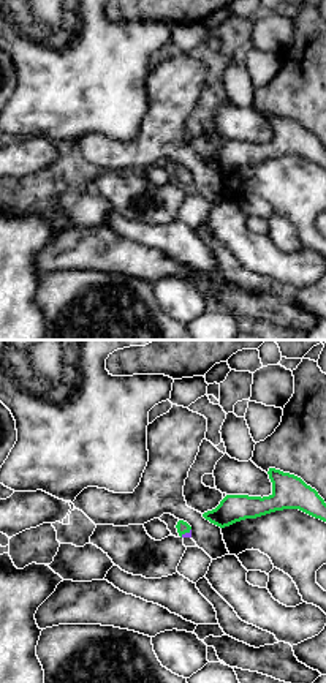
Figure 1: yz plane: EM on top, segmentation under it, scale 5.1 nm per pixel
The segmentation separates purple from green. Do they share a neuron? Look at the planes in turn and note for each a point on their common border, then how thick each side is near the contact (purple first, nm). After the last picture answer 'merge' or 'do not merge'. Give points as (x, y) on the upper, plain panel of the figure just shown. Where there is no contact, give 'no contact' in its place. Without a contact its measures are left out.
meets purple at (185, 179); 30 nm thick on the purple side, 70 nm on the other

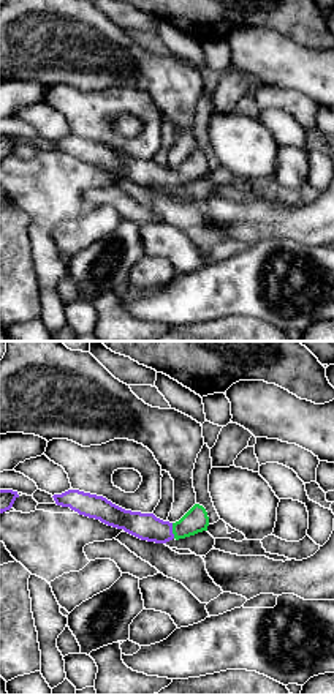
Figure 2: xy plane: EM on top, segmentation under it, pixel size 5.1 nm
meets purple at (171, 177); 140 nm thick on the purple side, 120 nm on the other

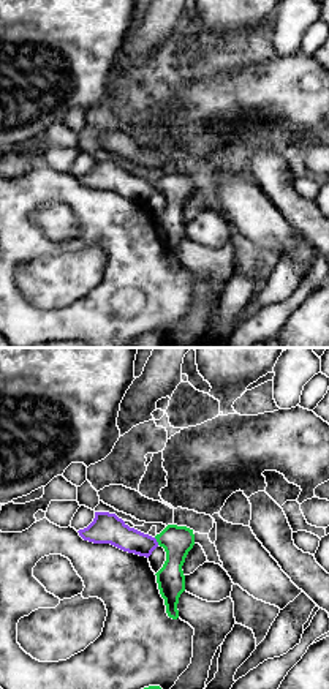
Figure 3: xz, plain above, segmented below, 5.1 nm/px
meets purple at (155, 187); 160 nm thick on the purple side, 160 nm on the other

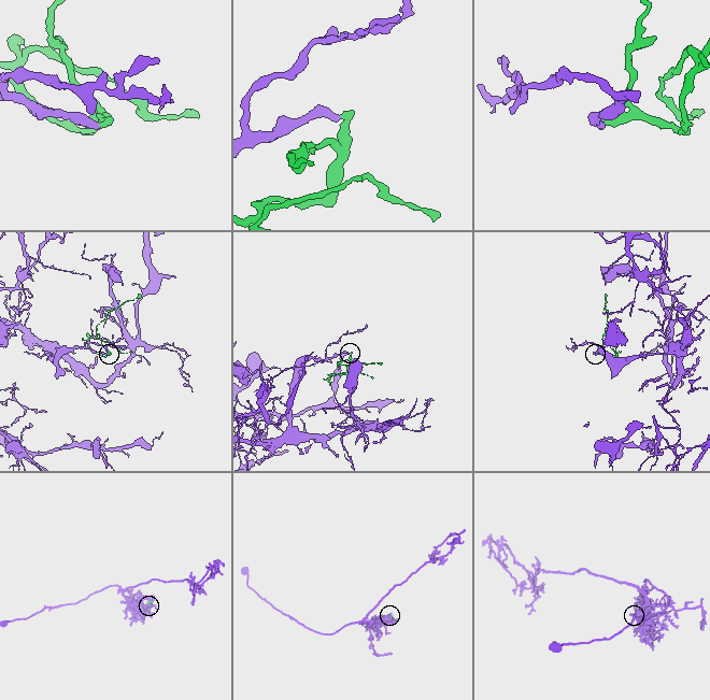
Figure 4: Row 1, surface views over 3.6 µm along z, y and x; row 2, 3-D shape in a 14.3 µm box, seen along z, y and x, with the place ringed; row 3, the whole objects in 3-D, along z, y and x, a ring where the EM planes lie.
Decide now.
merge

